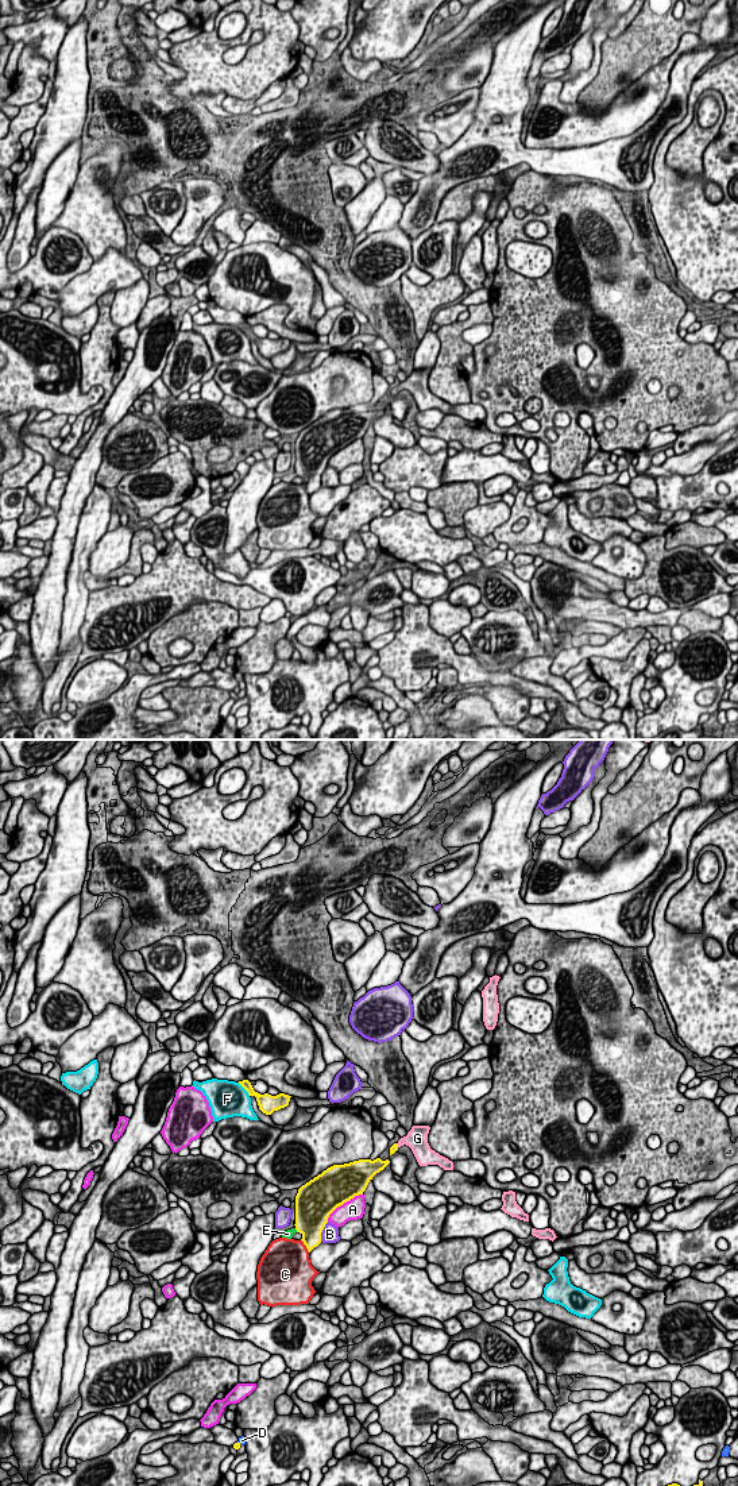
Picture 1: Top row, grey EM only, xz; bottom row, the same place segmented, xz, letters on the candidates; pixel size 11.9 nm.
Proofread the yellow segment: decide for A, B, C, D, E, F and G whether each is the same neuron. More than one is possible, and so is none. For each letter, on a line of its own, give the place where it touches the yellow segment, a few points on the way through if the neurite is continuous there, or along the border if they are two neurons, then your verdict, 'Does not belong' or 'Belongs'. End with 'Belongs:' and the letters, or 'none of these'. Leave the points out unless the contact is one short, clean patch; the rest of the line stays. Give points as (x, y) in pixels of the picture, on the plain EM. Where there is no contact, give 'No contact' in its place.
A: Touches yellow at xz (343, 447). Does not belong
B: Touches yellow at xz (321, 475). Does not belong
C: Touches yellow at xz (305, 489). Does not belong
D: Touches yellow at xz (239, 687). Does not belong
E: Touches yellow at xz (296, 473). Does not belong
F: Touches yellow at xz (244, 332). Does not belong
G: Touches yellow at xz (397, 389). Path across: xz (394, 392), (397, 389), (402, 385), (417, 383). Belongs
Belongs: G

